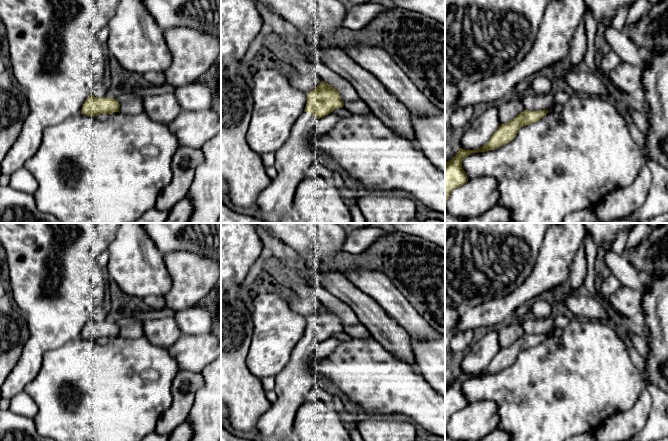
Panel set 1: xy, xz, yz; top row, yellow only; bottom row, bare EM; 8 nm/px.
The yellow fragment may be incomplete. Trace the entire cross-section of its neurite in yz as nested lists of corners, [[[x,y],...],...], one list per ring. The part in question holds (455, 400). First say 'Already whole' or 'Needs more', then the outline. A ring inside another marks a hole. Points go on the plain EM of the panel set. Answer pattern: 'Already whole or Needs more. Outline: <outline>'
Already whole. Outline: [[[548,333],[539,335],[524,334],[510,346],[501,348],[489,365],[481,372],[476,374],[459,372],[457,378],[450,385],[445,386],[445,428],[451,416],[468,405],[467,399],[462,392],[462,386],[467,380],[478,376],[495,374],[509,367],[515,362],[521,351],[539,345],[547,337],[549,337]]]

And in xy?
Already whole. Outline: [[[90,319],[82,330],[81,337],[97,341],[100,338],[119,336],[120,328],[114,322],[97,322]]]

